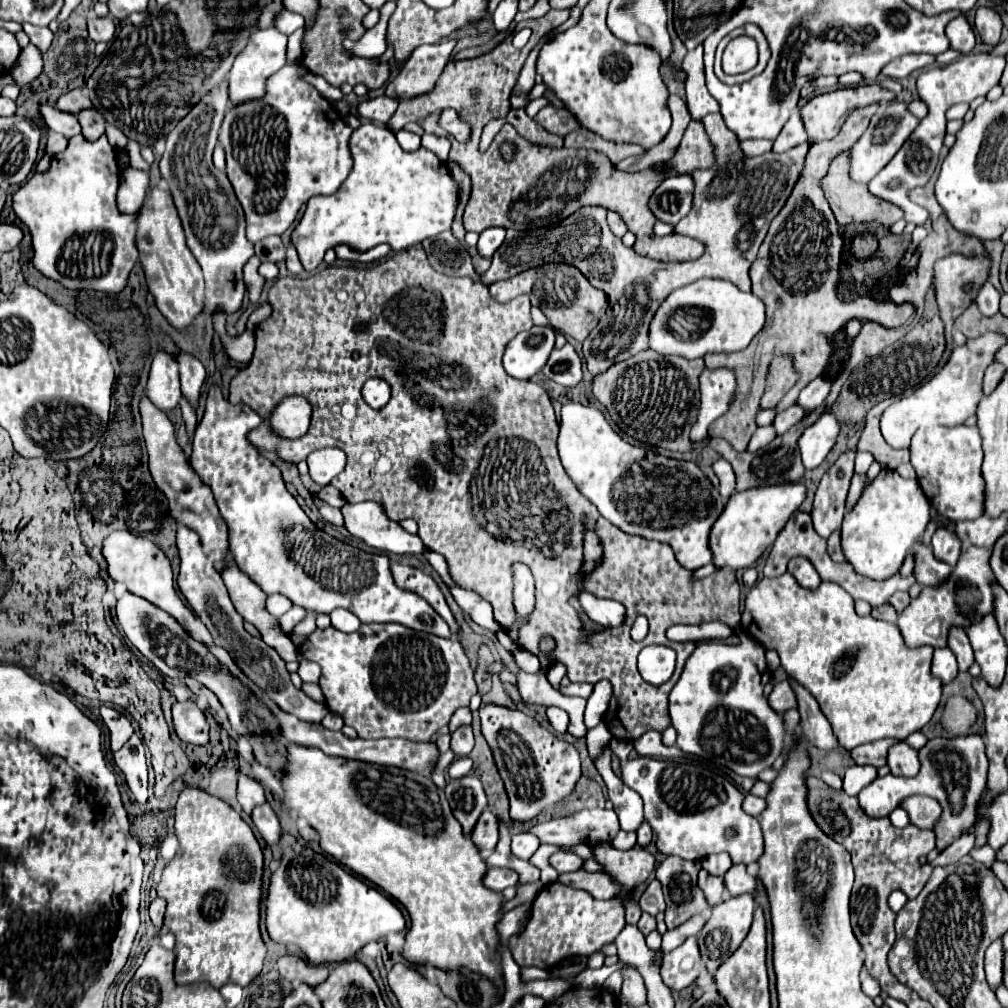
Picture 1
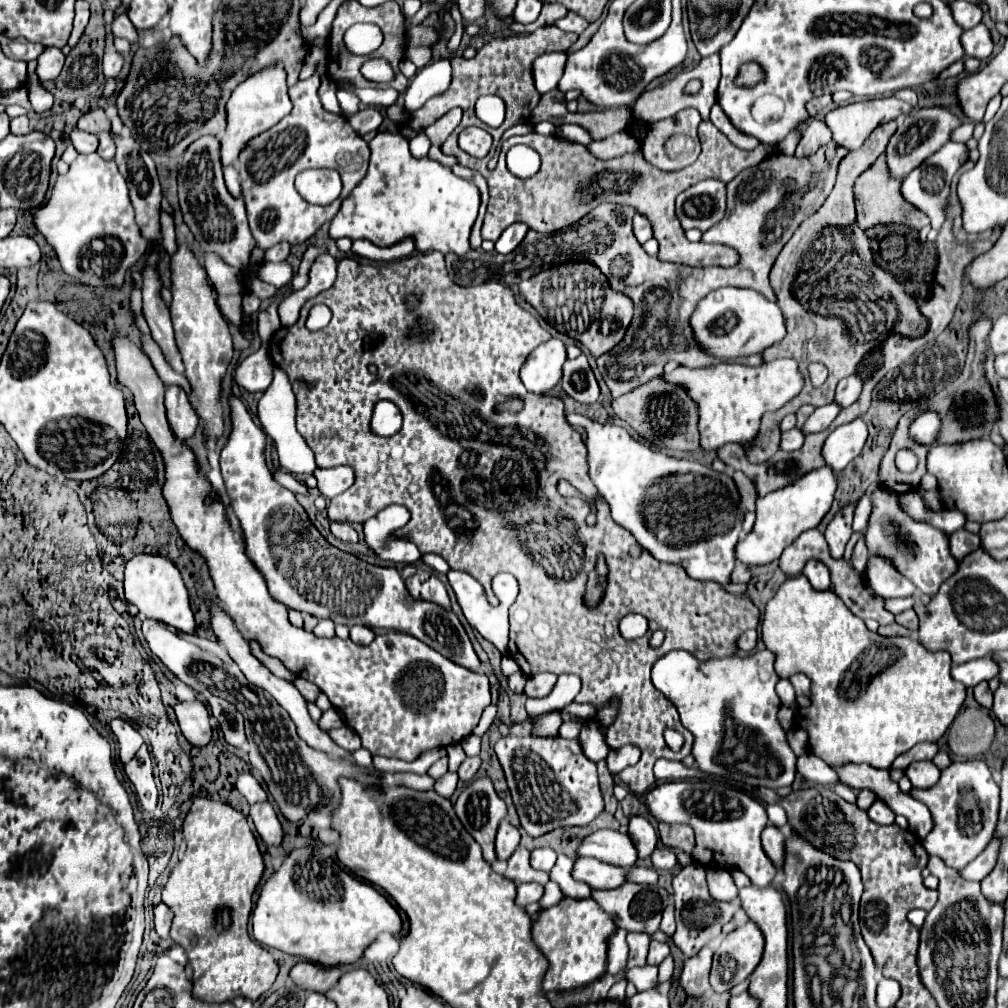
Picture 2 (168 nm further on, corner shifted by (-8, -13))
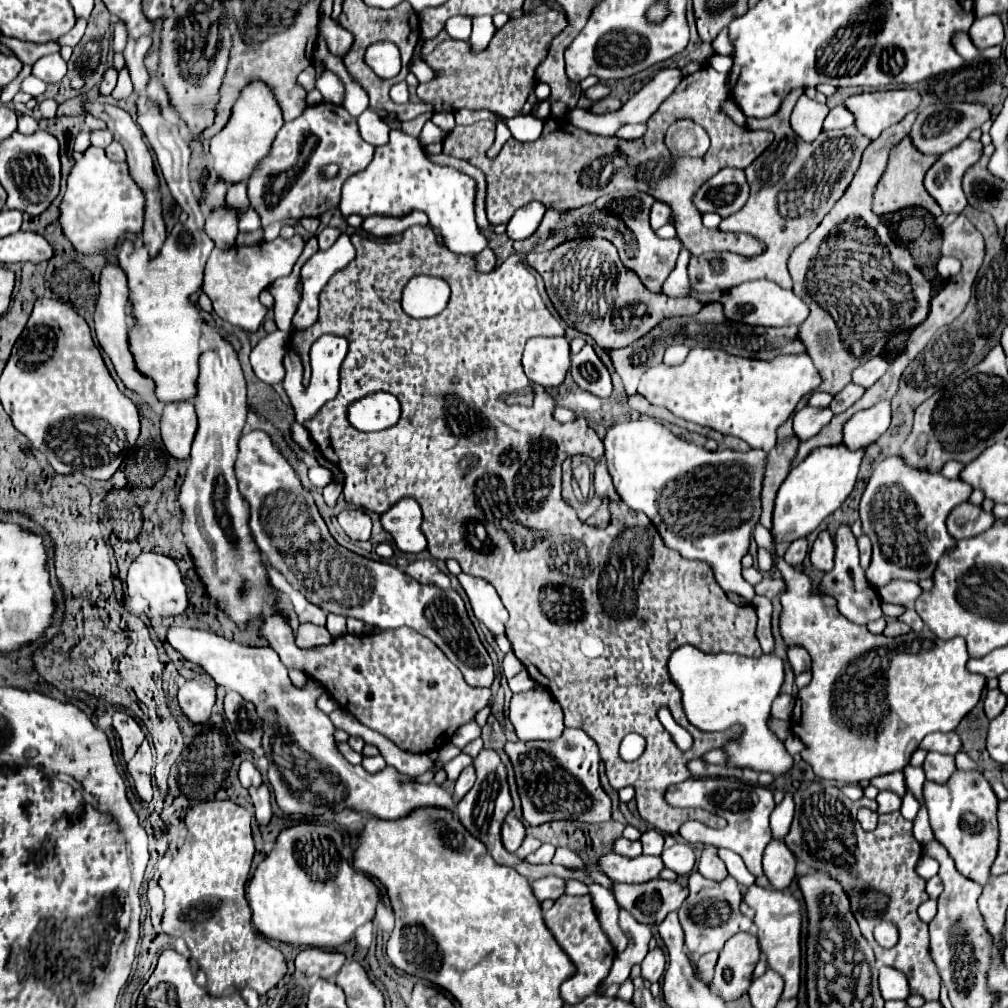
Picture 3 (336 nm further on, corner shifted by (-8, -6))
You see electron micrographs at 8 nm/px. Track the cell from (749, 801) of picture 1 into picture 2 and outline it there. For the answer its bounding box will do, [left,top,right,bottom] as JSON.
[762,826,784,868]

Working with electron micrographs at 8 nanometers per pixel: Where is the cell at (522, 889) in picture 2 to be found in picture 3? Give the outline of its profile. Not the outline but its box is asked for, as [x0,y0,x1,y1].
[532,877,564,901]

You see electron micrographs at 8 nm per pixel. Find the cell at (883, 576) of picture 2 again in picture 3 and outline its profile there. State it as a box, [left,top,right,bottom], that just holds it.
[878,579,922,607]

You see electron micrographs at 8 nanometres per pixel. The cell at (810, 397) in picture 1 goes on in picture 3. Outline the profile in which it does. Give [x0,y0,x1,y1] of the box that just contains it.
[852,357,888,387]

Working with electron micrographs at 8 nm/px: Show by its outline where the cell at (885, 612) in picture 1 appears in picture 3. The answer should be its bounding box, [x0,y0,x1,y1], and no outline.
[884,619,910,637]

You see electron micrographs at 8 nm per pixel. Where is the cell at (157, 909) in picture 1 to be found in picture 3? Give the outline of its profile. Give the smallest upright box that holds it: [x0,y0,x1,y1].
[147,886,164,933]

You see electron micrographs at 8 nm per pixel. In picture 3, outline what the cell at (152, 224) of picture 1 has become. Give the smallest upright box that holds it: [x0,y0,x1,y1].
[180,323,276,627]

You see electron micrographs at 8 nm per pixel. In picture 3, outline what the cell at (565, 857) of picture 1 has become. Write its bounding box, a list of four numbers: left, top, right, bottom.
[598,853,664,883]

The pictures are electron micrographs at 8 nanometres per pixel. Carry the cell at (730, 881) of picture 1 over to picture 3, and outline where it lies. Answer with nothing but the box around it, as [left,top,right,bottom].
[744,885,802,999]

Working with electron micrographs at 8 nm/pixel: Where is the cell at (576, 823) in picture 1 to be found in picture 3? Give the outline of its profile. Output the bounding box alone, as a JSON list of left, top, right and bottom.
[612,837,642,857]

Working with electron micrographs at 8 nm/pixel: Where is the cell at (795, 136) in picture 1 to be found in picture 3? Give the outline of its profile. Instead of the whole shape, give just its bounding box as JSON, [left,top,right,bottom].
[822,105,852,131]

